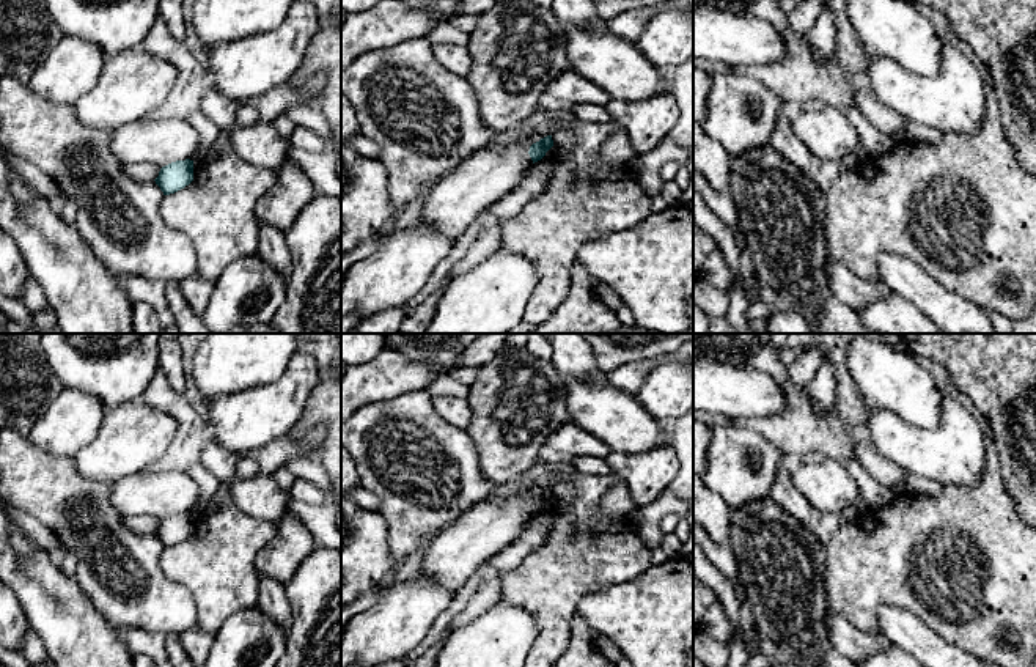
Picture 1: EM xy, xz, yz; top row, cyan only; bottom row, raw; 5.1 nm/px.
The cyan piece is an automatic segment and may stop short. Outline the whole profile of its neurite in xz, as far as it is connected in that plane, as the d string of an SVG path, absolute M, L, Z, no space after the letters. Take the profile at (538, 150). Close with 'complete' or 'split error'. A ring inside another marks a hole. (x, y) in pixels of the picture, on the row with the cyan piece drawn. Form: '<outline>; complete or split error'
M547 135L539 142L533 143L528 151L533 164L541 160L552 146L553 146L552 135Z; complete

